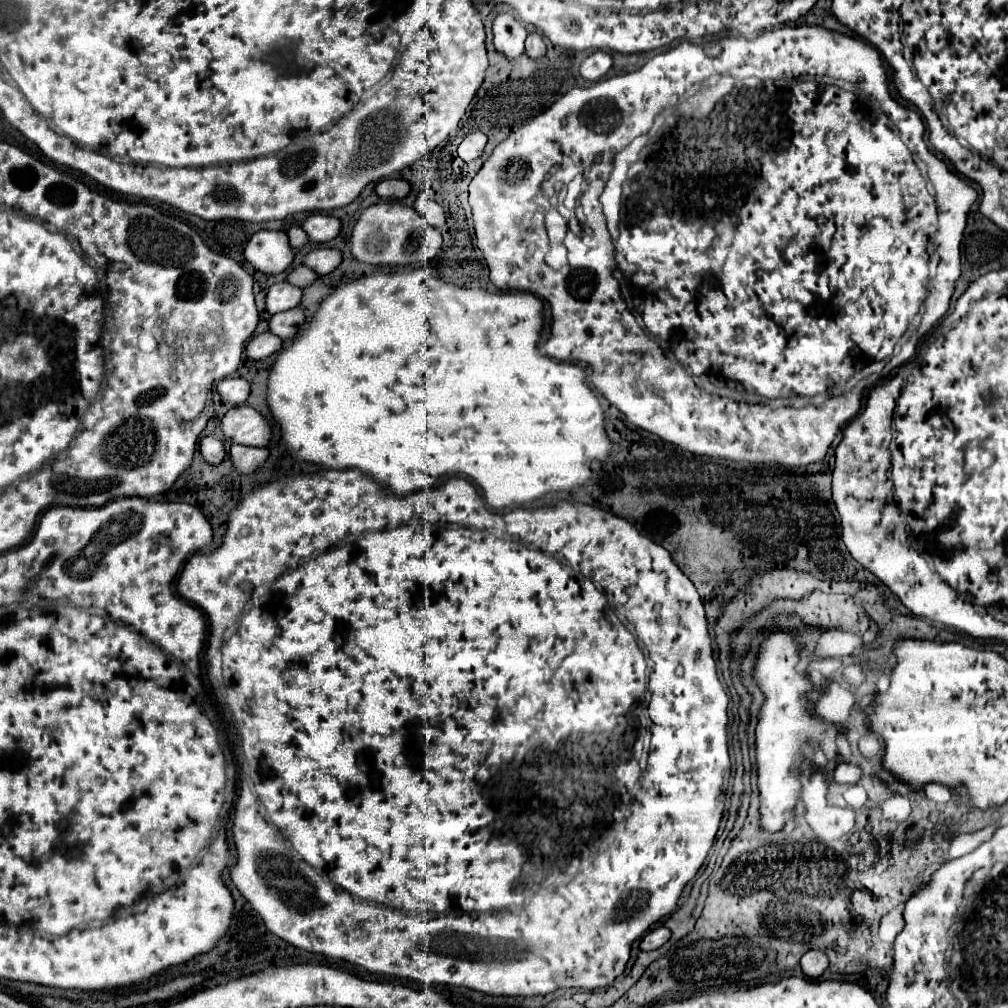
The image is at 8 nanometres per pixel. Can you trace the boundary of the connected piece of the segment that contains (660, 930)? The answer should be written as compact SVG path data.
M656 926L654 930L650 930L642 942L640 942L640 950L658 950L660 946L664 946L672 936L672 930L666 928L666 926Z

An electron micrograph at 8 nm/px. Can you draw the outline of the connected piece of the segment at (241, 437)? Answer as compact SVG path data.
M240 404L222 418L222 434L228 442L244 446L268 446L272 438L270 422L252 406Z

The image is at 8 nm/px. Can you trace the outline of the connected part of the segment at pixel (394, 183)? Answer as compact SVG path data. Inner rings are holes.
M382 180L376 184L376 194L388 200L402 200L410 192L410 184L406 180Z

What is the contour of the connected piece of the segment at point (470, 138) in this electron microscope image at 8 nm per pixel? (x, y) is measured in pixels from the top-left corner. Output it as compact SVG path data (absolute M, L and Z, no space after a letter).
M472 132L468 134L462 144L458 146L458 156L464 160L464 162L470 162L470 160L476 160L482 156L484 152L484 146L486 146L486 134L482 132Z

